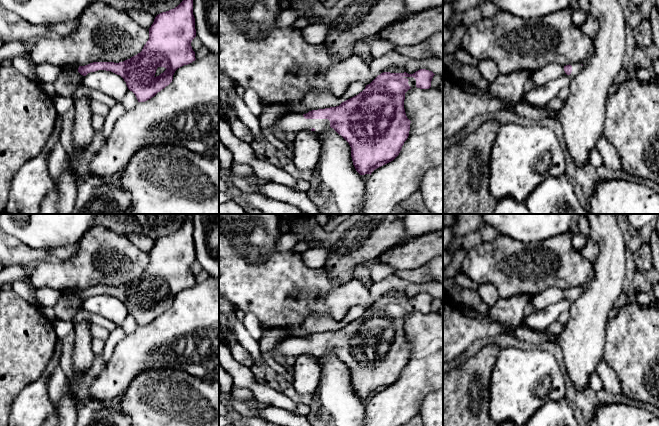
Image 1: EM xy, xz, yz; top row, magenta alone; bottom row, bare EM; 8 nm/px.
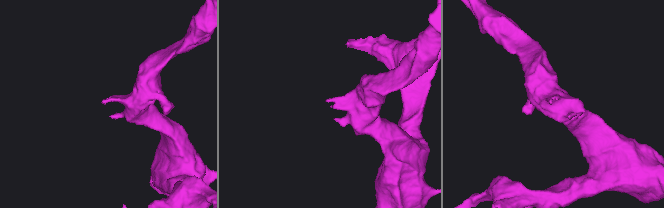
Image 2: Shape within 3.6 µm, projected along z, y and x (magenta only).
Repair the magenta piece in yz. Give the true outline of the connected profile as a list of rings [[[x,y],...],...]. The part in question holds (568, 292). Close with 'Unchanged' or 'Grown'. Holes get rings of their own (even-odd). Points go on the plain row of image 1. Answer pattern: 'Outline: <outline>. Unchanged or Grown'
Outline: [[[574,286],[569,289],[564,290],[564,295],[572,303],[576,301],[583,293],[581,286]]]. Grown

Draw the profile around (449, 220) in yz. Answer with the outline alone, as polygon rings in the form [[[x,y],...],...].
[[[443,214],[443,227],[450,227],[456,222],[456,214]]]

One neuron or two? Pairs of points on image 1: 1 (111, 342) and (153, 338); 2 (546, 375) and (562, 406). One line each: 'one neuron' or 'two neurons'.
1: two neurons
2: two neurons

